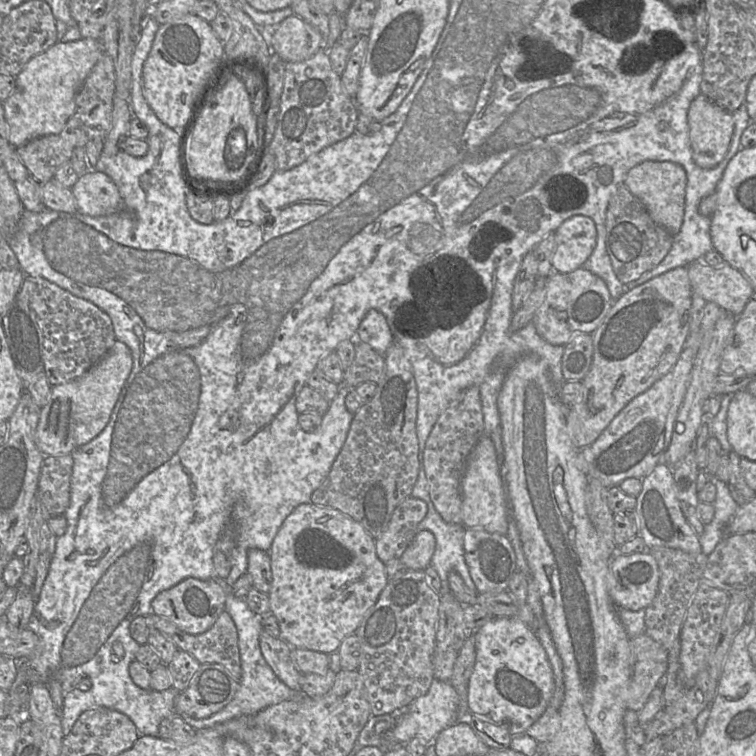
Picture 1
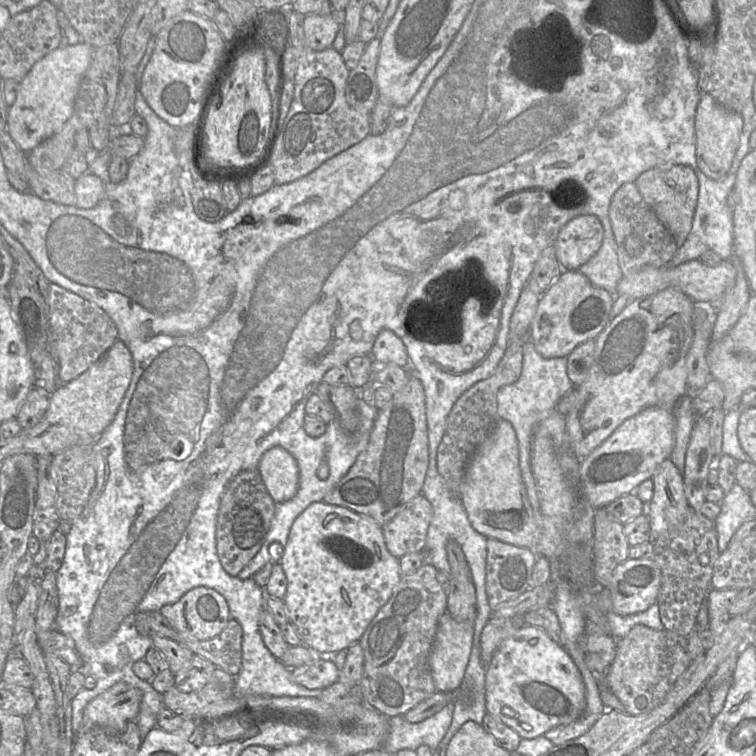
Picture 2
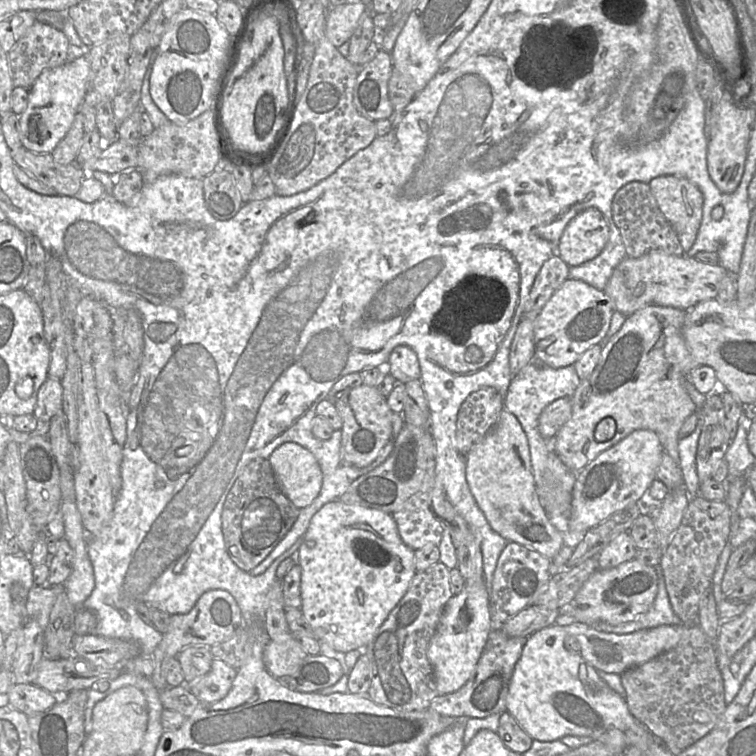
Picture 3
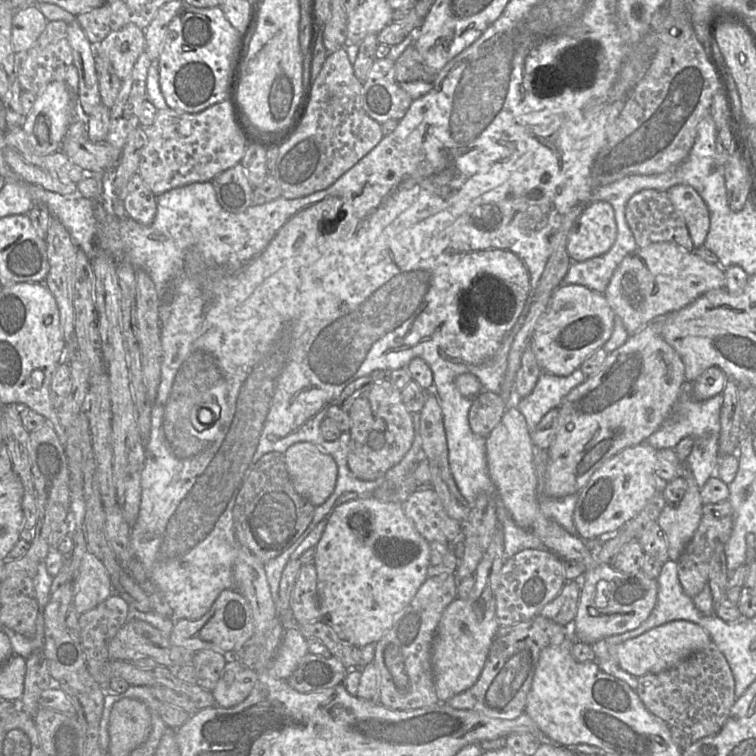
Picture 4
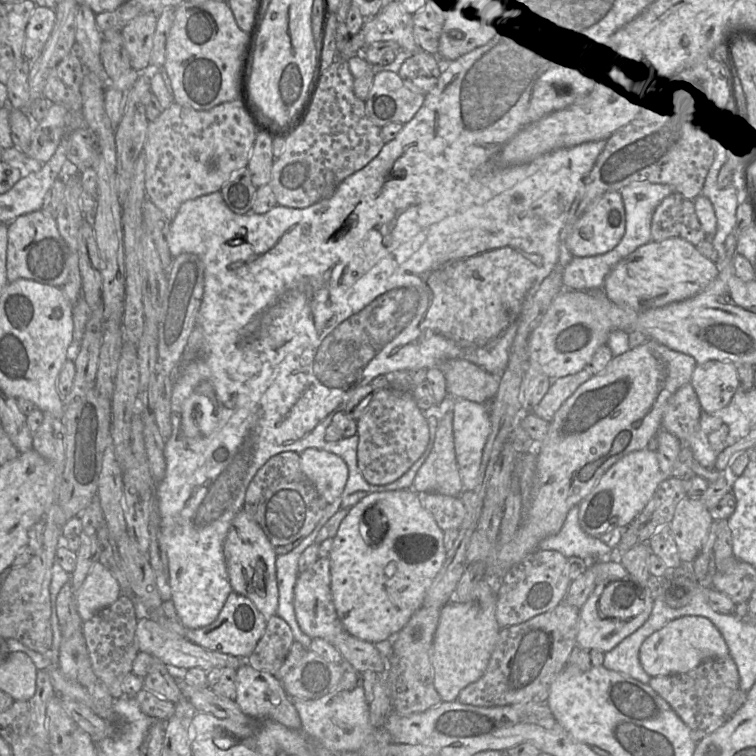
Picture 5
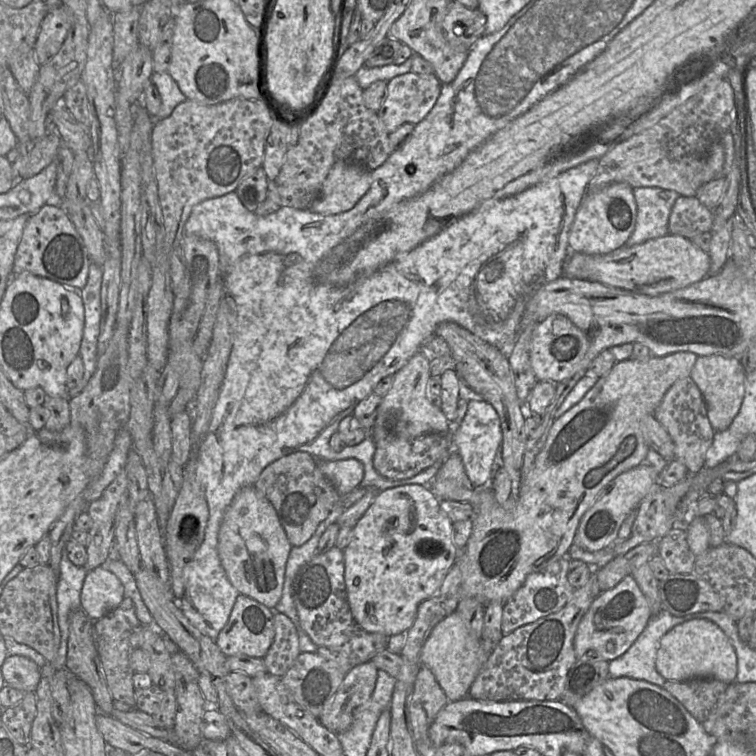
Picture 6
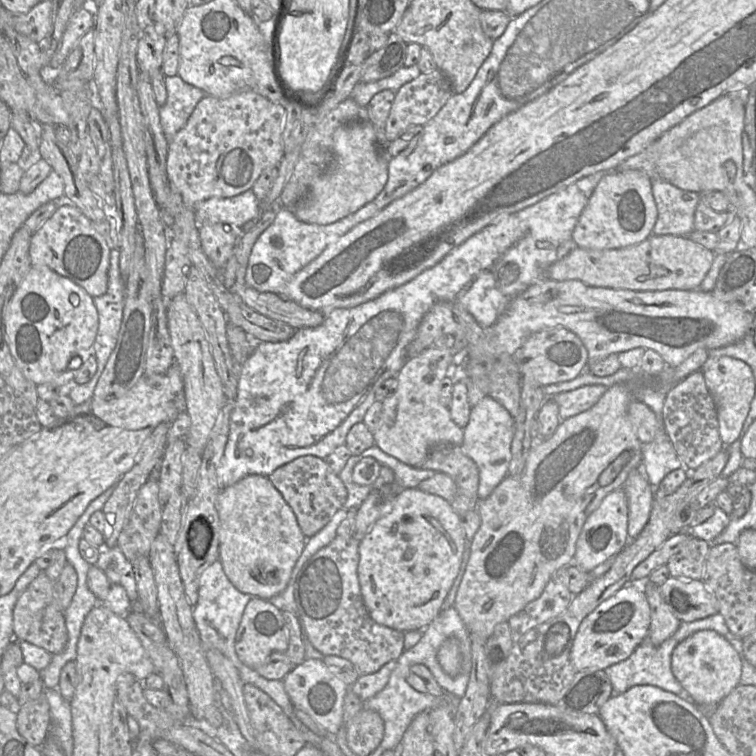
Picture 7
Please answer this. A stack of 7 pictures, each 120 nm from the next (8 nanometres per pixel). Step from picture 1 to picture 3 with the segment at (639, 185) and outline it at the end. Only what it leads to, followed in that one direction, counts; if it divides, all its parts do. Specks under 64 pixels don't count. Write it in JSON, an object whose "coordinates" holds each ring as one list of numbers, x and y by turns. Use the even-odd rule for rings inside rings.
{"coordinates":[[674,175,655,177,648,185,686,253,695,242,702,220,701,191,688,179]]}

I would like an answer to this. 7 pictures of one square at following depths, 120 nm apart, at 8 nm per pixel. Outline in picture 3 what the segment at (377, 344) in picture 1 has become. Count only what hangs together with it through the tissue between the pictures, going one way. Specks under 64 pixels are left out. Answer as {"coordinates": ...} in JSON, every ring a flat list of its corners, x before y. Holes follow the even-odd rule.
{"coordinates":[[406,345,395,347,389,355,384,372,399,383,420,380,420,364,415,351]]}

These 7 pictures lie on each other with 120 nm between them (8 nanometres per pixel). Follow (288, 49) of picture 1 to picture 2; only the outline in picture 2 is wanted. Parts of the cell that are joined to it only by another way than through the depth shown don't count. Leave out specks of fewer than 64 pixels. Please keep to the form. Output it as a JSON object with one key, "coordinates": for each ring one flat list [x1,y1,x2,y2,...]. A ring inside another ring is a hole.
{"coordinates":[[344,10,329,15,306,15,303,20,304,43,314,51,323,51,332,47,334,39,344,26]]}

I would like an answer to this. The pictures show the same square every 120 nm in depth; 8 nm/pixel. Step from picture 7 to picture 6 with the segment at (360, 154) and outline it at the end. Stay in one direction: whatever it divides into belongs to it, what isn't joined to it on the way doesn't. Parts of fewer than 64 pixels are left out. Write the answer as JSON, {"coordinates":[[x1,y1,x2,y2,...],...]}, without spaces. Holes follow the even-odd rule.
{"coordinates":[[337,160,326,176,321,192,308,209,334,215,352,209,371,185,371,171,345,160]]}

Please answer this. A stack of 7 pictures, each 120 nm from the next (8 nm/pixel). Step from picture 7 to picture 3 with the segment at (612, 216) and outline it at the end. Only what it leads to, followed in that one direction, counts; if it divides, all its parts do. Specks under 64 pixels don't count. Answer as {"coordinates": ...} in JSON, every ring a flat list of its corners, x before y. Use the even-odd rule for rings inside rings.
{"coordinates":[[598,209,577,214,564,229,557,255,569,266,579,266,598,256,609,238,608,223]]}

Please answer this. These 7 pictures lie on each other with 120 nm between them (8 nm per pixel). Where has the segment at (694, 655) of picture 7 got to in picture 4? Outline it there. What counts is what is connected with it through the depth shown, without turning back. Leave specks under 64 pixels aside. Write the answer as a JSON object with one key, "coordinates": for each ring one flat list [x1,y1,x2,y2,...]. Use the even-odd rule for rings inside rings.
{"coordinates":[[675,620,652,628,620,644,608,644,605,639,591,644,596,659,614,659,626,672,640,677,668,670,711,642,710,635,698,624]]}

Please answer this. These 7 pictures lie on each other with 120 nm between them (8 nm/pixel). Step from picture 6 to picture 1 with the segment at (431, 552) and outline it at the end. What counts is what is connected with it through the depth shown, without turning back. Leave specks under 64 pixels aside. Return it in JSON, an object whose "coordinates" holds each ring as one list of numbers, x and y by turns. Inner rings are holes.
{"coordinates":[[311,503,297,506,279,528,268,555,272,571,270,613,278,621,282,640,292,648,327,655,338,651,343,639,355,633,388,583,386,565,376,554,375,539,350,516,330,507]]}

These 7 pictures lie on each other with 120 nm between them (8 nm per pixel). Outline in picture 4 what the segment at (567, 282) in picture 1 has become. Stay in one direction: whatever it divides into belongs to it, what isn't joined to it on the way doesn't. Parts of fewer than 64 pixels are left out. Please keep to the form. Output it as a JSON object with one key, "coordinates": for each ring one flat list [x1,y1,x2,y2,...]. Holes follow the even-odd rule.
{"coordinates":[[561,284,553,293,545,312,538,319,531,337,531,348,544,372,567,376,610,338,615,313,602,293,577,284]]}

